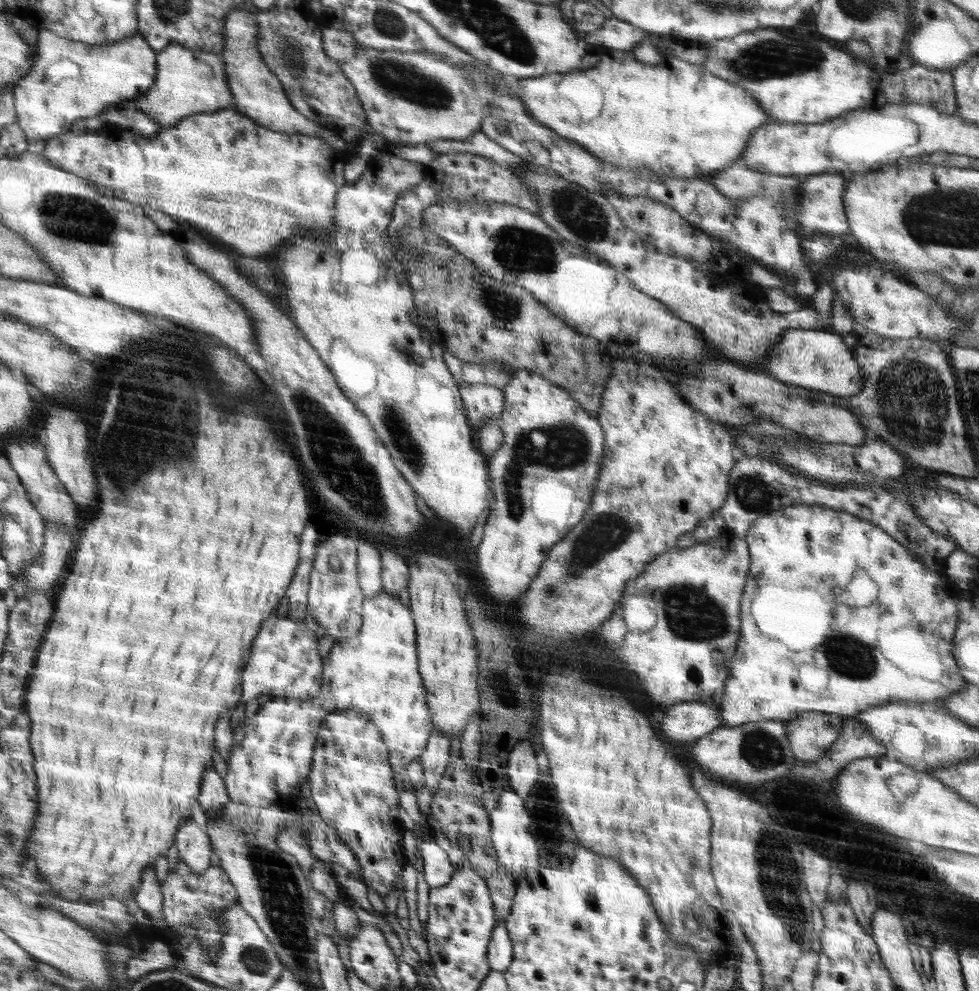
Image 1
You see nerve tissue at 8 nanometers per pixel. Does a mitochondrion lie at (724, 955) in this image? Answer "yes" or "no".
no

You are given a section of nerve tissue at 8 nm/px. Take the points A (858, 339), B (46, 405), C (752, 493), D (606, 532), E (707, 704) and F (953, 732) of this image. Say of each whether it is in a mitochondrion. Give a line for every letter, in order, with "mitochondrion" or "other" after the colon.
A: other
B: other
C: mitochondrion
D: mitochondrion
E: other
F: other

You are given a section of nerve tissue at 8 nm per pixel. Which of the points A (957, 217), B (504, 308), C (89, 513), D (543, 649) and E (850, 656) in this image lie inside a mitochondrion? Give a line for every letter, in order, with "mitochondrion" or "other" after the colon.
A: mitochondrion
B: mitochondrion
C: other
D: other
E: mitochondrion

